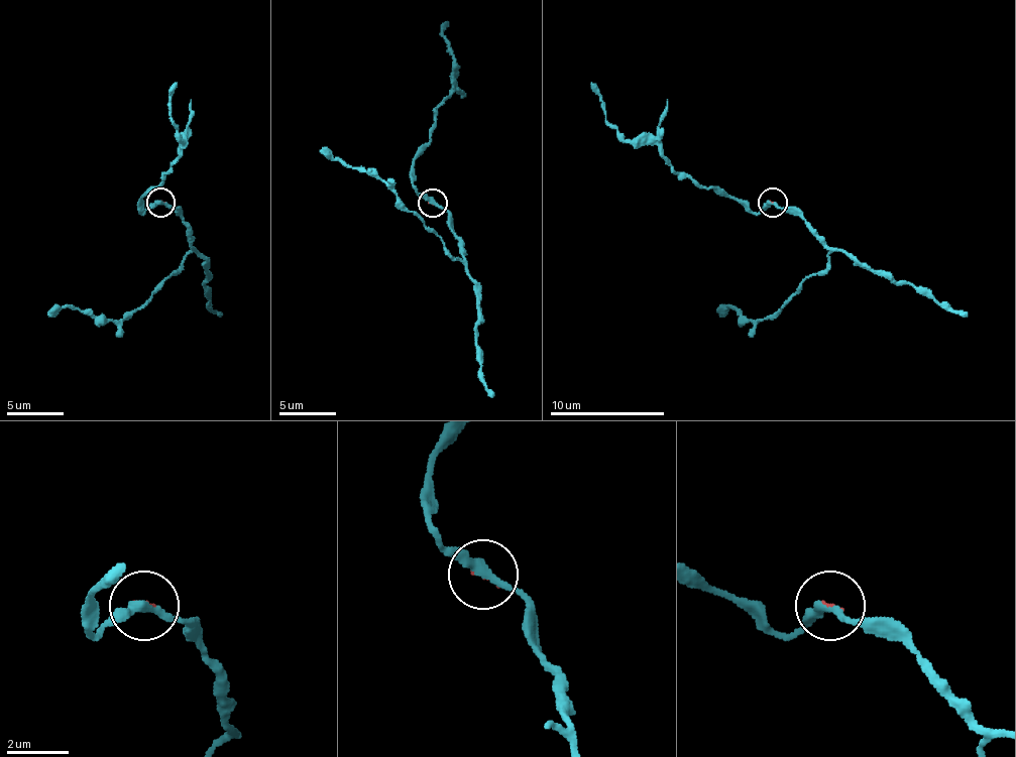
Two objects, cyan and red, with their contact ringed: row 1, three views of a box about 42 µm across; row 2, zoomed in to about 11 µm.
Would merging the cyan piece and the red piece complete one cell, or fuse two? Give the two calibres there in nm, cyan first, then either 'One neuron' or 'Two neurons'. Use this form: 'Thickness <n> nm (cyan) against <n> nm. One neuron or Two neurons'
Thickness 280 nm (cyan) against 120 nm. Two neurons

